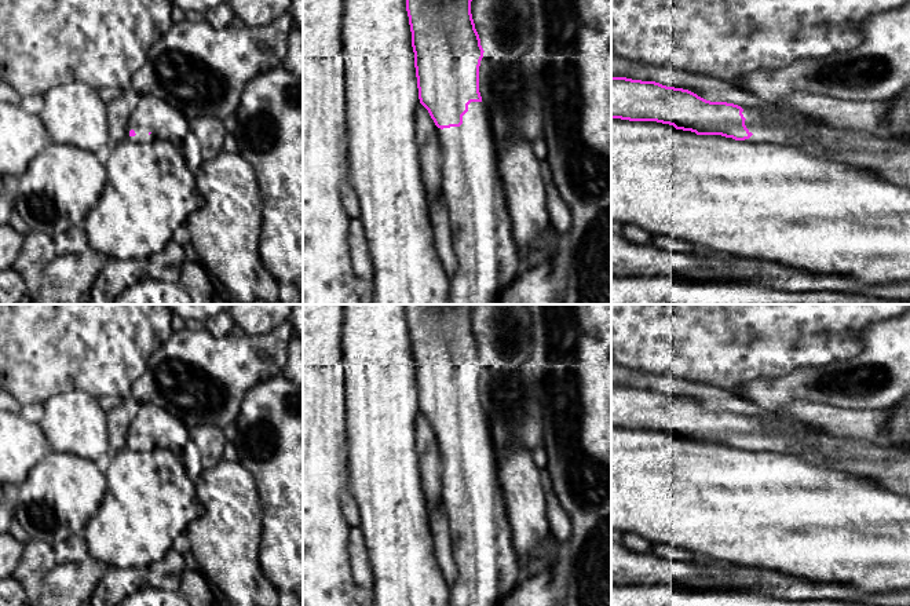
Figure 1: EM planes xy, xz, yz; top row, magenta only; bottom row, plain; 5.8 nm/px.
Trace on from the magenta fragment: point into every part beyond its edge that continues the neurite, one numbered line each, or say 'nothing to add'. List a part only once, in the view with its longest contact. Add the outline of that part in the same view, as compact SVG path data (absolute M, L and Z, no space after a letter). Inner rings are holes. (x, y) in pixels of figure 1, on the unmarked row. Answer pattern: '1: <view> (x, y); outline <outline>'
1: xz (489, 569); outline M471 410L460 435L436 435L436 439L443 463L441 500L449 515L458 569L449 606L500 606L522 578L522 565L512 545L498 461L485 412Z

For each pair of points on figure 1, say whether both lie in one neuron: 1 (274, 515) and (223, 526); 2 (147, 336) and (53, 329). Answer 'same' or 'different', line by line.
1: different
2: same

